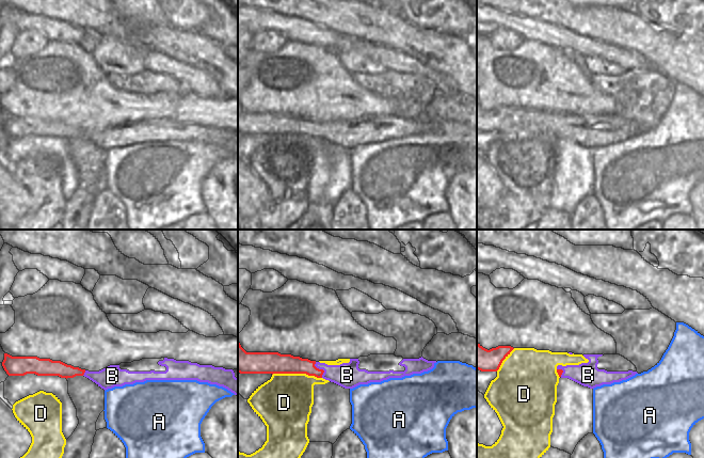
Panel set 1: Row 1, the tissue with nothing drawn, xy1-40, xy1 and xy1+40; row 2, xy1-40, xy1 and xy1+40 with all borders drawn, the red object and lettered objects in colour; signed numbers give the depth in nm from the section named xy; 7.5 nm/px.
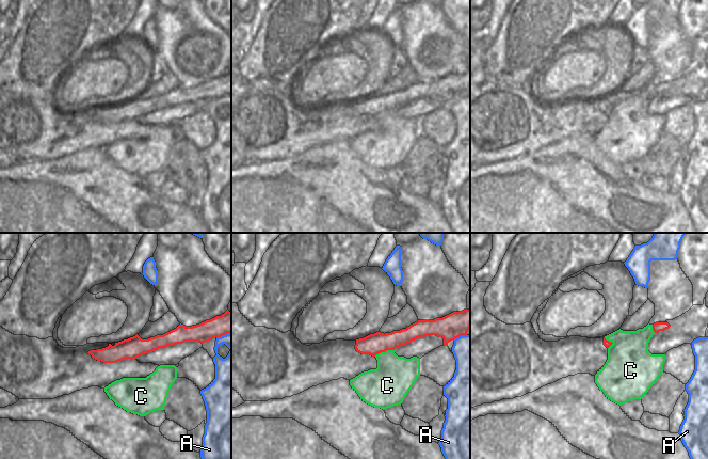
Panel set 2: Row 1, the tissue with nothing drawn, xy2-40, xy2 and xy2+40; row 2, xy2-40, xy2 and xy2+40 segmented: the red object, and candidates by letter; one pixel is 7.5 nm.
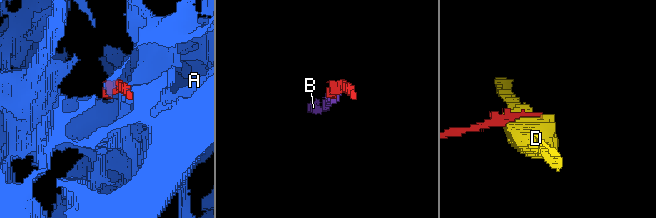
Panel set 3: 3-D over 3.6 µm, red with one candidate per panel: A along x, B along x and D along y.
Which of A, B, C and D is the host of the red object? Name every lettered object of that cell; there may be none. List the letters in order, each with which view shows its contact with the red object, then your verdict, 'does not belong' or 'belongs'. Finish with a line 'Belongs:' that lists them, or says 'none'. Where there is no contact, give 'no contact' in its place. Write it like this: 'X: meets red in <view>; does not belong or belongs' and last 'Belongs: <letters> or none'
A: meets red in xy2-40; does not belong
B: meets red in xy1; belongs
C: meets red in xy2; does not belong
D: meets red in xy1; does not belong
Belongs: B

